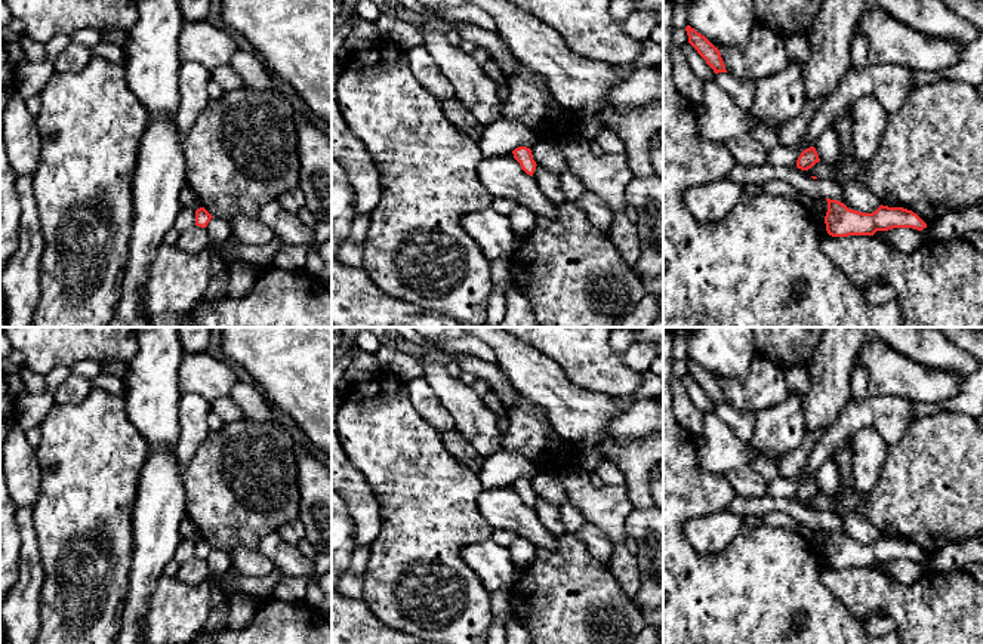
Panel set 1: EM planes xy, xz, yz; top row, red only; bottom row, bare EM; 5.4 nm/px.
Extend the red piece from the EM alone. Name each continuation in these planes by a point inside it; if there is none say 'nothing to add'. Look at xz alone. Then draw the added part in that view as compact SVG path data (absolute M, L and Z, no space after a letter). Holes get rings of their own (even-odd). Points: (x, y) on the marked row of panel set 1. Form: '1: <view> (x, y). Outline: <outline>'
nothing to add

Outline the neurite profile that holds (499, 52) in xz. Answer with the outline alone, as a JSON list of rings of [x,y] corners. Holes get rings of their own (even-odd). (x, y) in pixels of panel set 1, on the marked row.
[[[459,22],[454,28],[462,40],[472,41],[477,47],[487,49],[490,59],[499,65],[506,78],[517,73],[518,59],[496,31],[487,31],[469,22]]]

